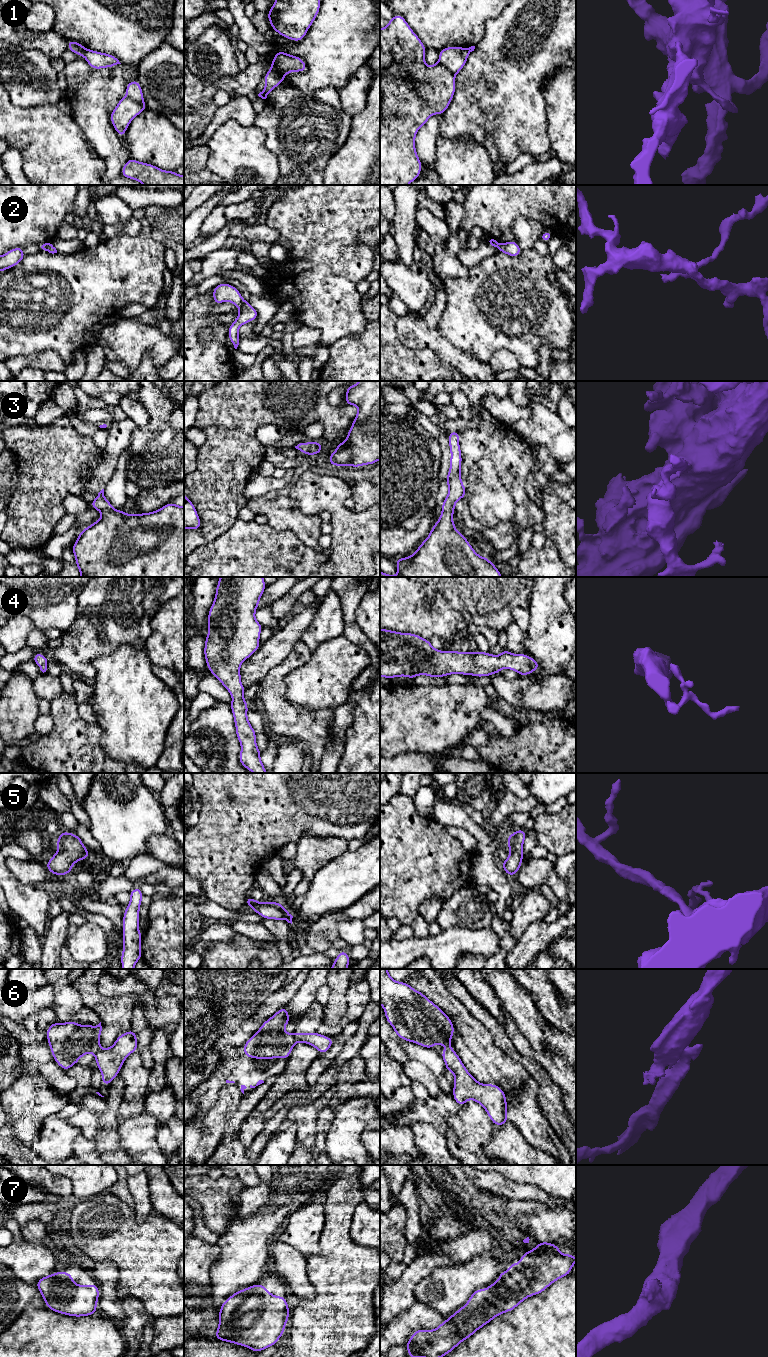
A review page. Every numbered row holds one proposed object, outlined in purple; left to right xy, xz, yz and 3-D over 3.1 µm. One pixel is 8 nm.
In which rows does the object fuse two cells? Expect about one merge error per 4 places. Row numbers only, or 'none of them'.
1, 2, 6

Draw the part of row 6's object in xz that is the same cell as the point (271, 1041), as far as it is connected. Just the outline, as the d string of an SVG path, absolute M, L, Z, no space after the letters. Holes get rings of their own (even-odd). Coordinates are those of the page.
M287 1007L279 1009L245 1042L243 1045L244 1057L287 1059L295 1044L294 1033L284 1031L284 1027L290 1022Z

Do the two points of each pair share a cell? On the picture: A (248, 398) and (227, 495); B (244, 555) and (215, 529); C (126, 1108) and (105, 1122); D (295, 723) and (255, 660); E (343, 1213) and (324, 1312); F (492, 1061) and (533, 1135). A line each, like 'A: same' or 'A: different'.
A: same
B: different
C: different
D: different
E: same
F: different

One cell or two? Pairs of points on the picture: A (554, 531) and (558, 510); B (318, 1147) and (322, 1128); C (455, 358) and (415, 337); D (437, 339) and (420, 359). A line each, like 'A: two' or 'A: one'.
A: one
B: one
C: one
D: two

